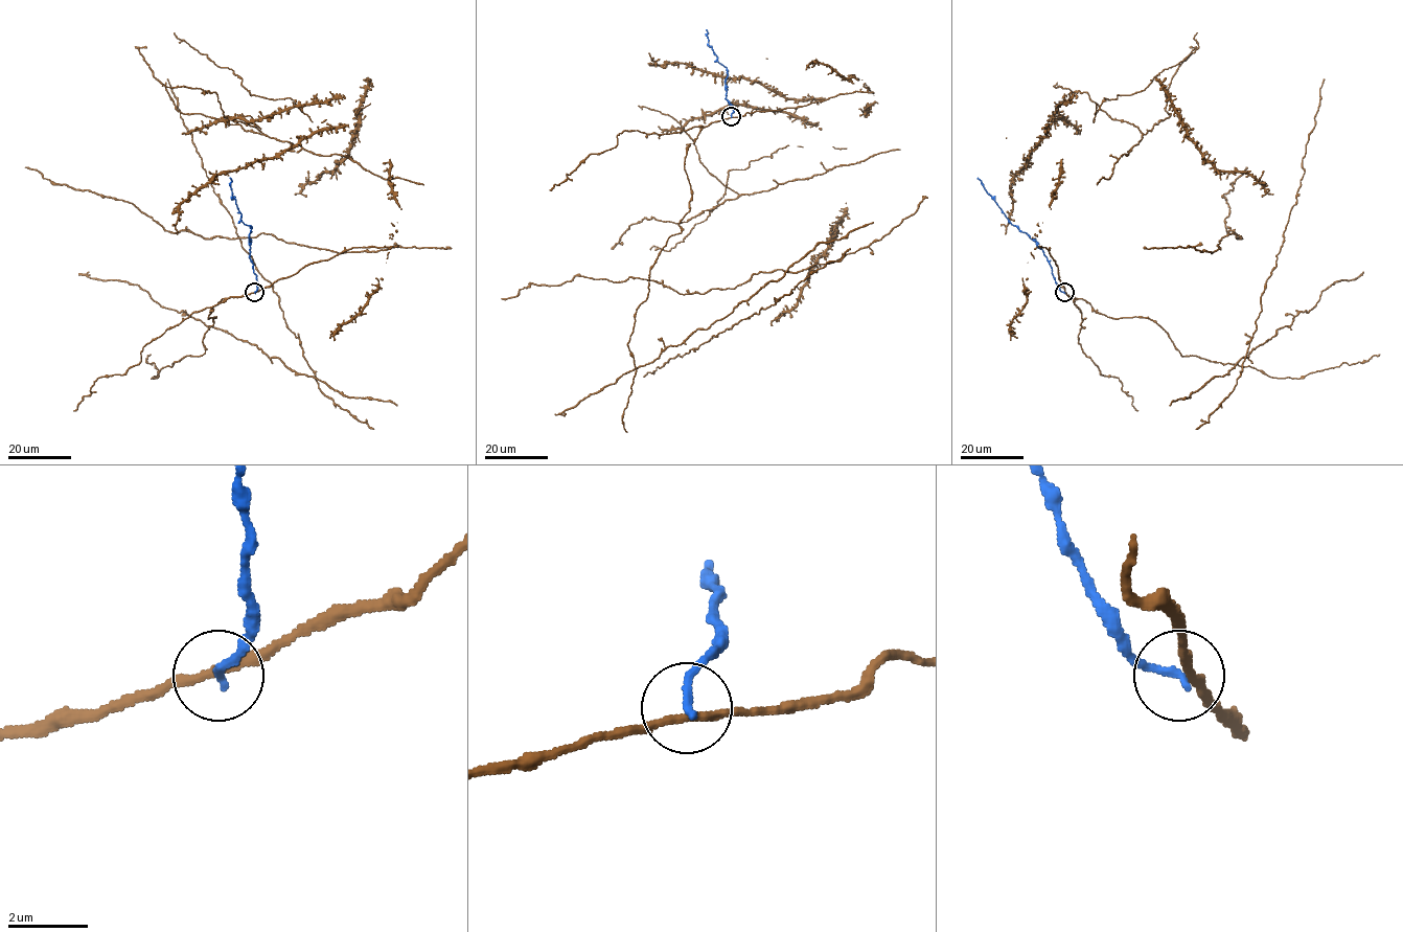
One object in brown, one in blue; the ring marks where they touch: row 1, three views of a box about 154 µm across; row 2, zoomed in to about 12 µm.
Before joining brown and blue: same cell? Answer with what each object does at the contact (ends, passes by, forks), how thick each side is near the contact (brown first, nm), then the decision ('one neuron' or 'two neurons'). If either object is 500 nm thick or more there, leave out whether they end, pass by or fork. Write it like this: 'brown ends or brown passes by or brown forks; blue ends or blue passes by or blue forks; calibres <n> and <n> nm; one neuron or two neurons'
brown passes by; blue ends; calibres 220 and 200 nm; two neurons

